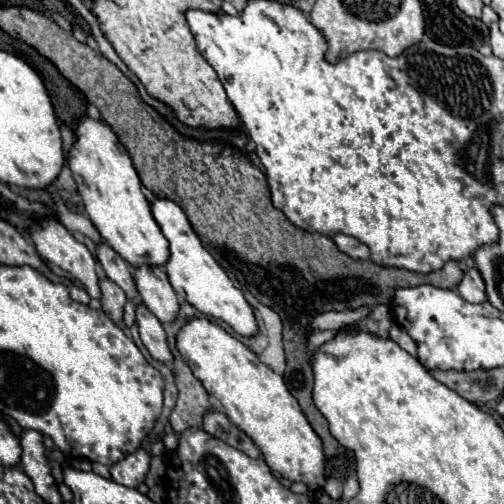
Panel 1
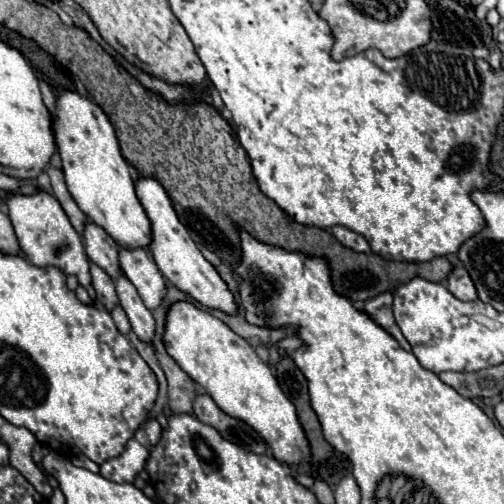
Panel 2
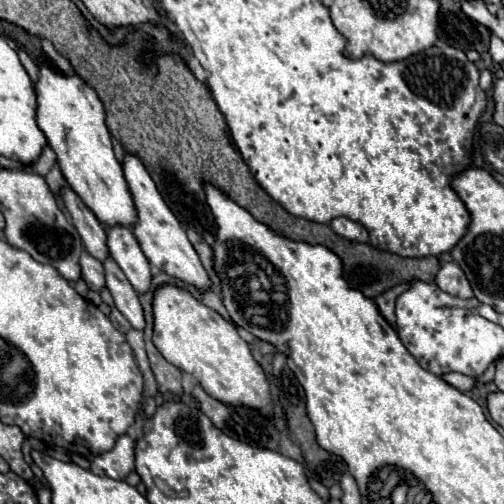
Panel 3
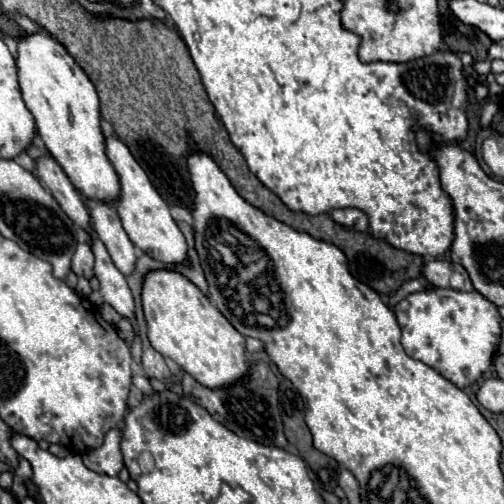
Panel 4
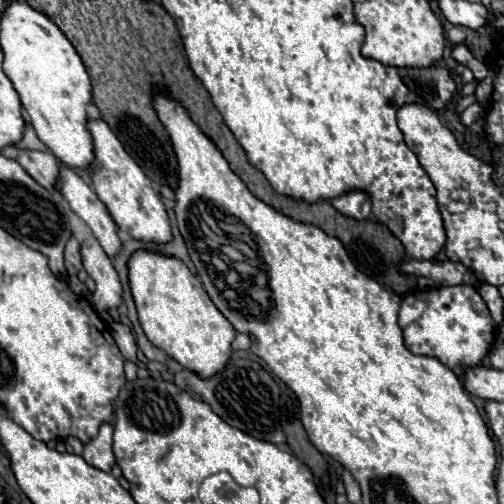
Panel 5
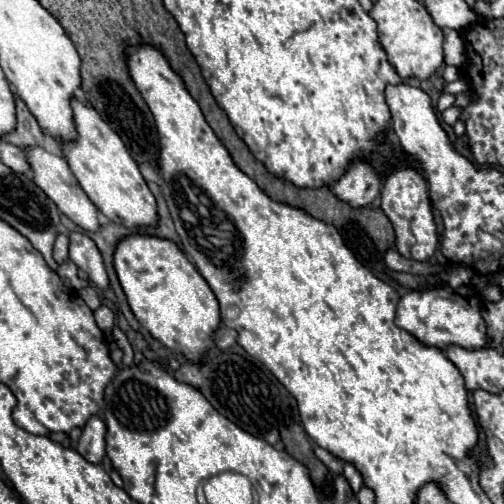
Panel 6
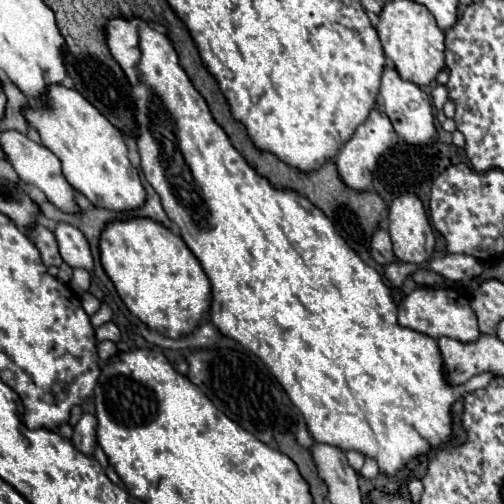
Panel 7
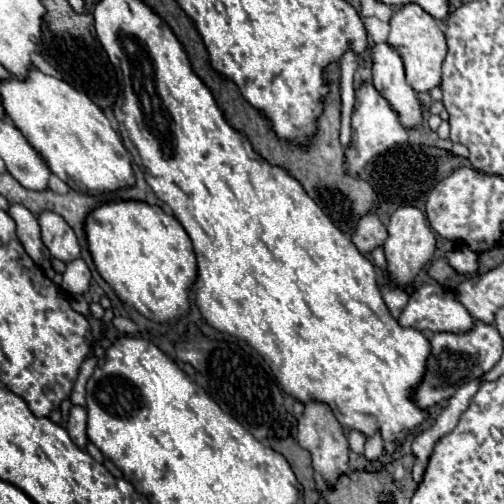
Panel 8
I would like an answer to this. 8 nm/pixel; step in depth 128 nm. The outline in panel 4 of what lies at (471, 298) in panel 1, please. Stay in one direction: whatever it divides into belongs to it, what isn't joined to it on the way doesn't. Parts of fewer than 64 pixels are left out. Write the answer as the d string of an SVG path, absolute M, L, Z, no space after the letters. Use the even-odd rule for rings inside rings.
M430 260L424 264L424 276L426 280L430 280L434 286L438 288L450 288L450 276L454 272L460 272L464 276L464 292L472 292L472 282L468 280L468 274L466 270L460 266L460 264L454 264L454 262L448 262L448 260Z

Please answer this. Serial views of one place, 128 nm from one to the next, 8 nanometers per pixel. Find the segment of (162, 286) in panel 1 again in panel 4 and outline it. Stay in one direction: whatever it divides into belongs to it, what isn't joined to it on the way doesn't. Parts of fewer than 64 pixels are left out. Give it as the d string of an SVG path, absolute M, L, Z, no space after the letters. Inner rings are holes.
M86 200L86 204L90 208L92 228L108 248L112 262L116 264L116 268L120 268L120 272L124 272L124 276L132 274L136 268L136 250L122 228L118 210L114 206L108 206L104 202L94 202L94 200Z

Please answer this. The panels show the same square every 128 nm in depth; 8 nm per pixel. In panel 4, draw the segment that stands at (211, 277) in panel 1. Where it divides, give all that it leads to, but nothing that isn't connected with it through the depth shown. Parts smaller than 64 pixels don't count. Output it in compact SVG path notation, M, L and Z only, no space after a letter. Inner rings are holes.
M108 138L106 140L106 156L114 164L118 176L120 176L120 200L116 202L116 210L120 214L122 226L134 246L138 246L144 254L150 258L164 262L164 264L190 264L188 260L188 244L184 234L178 230L176 222L170 216L168 204L162 200L162 196L156 192L156 188L150 184L144 168L134 160L126 144L118 138Z

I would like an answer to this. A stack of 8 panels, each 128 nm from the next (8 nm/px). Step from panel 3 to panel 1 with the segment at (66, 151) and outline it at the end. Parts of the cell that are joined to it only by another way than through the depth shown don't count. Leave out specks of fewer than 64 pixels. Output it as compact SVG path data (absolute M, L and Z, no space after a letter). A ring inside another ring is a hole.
M90 116L82 118L76 128L76 142L68 154L68 164L84 200L86 214L104 242L132 266L164 266L170 258L170 244L154 220L138 172L112 128Z

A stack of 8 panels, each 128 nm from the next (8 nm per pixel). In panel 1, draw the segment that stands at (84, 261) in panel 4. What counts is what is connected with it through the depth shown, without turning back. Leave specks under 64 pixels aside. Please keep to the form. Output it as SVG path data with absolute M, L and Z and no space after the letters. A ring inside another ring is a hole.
M102 280L100 290L102 290L102 298L100 298L102 310L114 324L122 326L122 314L124 314L124 304L126 304L124 290L116 286L112 280Z

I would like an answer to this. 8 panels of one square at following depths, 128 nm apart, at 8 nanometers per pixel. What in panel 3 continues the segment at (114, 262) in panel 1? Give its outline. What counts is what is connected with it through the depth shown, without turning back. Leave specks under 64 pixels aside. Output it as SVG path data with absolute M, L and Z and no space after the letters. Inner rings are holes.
M72 188L62 190L64 204L72 216L72 222L82 238L84 250L94 256L96 260L104 262L108 258L108 244L106 244L106 228L96 220L96 216L84 206L84 202L78 198L78 194Z

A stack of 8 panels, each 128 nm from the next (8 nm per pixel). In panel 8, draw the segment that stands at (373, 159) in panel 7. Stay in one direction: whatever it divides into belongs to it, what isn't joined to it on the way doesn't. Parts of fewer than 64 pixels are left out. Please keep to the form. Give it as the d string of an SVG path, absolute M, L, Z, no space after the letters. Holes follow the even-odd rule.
M372 84L360 86L356 90L356 106L354 106L354 116L352 116L352 138L350 138L350 146L346 148L346 158L344 158L346 172L350 176L358 176L374 156L406 140L408 140L408 132L396 120L396 112L392 112L390 104L376 92Z

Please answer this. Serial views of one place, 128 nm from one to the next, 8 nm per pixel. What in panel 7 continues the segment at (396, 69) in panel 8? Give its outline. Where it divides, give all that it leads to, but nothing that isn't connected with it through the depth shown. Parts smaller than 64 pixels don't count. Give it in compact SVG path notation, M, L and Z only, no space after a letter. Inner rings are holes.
M386 66L382 74L382 86L380 86L380 100L384 106L386 116L390 118L396 134L406 142L406 144L416 144L416 146L426 146L436 140L436 126L434 126L434 114L430 106L428 94L418 88L414 82L404 82L398 72L390 66Z

